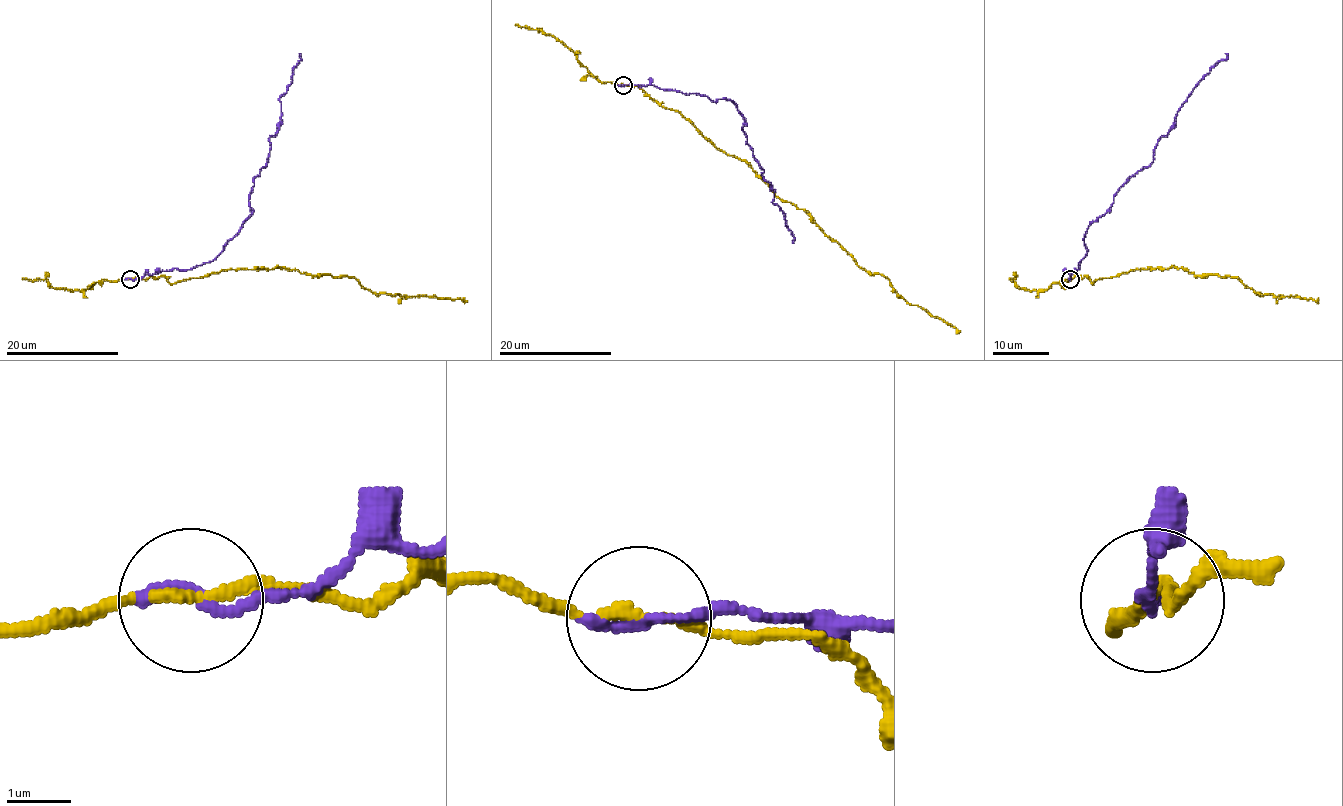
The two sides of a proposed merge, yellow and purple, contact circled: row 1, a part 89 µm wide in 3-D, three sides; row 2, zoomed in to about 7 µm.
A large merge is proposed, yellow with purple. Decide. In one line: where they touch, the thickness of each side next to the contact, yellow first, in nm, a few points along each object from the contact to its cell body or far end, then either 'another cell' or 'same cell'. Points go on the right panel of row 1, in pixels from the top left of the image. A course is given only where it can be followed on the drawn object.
at (1070, 279); 150 nm thick on the yellow side, 240 nm on the other; yellow runs (1070, 279), (1087, 276), (1092, 283), (1135, 269), (1173, 266), (1195, 275), (1236, 276), (1260, 295), (1318, 298); purple runs (1070, 279), (1087, 252), (1087, 231), (1113, 194), (1153, 160), (1157, 141), (1167, 134), (1178, 108), (1225, 53); another cell

